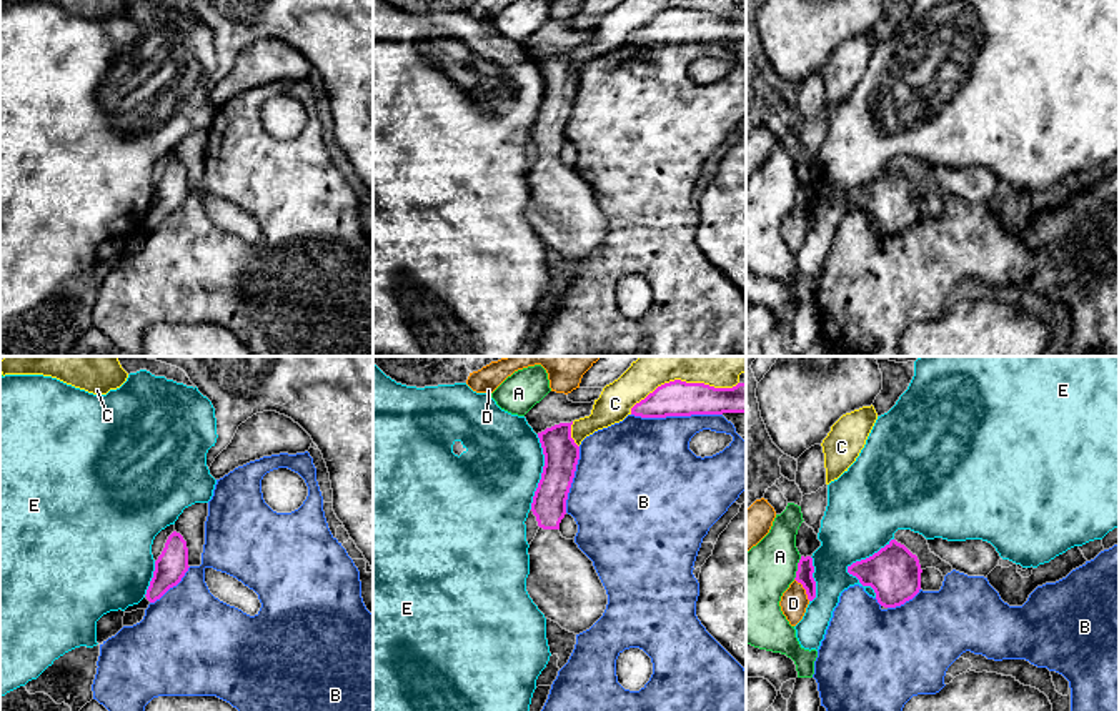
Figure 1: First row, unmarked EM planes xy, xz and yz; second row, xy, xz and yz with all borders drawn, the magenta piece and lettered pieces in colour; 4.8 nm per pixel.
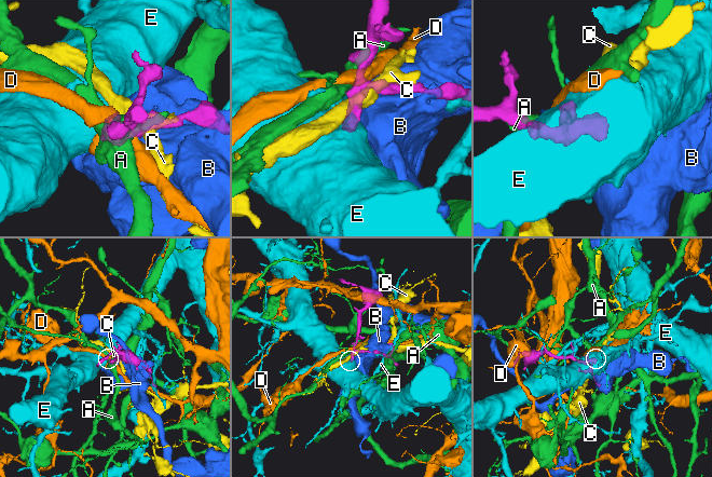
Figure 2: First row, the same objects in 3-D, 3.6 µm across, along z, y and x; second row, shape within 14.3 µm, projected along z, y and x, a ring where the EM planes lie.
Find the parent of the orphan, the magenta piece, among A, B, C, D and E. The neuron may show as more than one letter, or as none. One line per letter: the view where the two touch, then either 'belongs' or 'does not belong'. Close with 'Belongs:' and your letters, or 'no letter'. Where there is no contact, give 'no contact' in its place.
A: contact in yz; does not belong
B: contact in xz; does not belong
C: contact in xz; does not belong
D: contact in yz; does not belong
E: contact in yz; does not belong
Belongs: no letter

